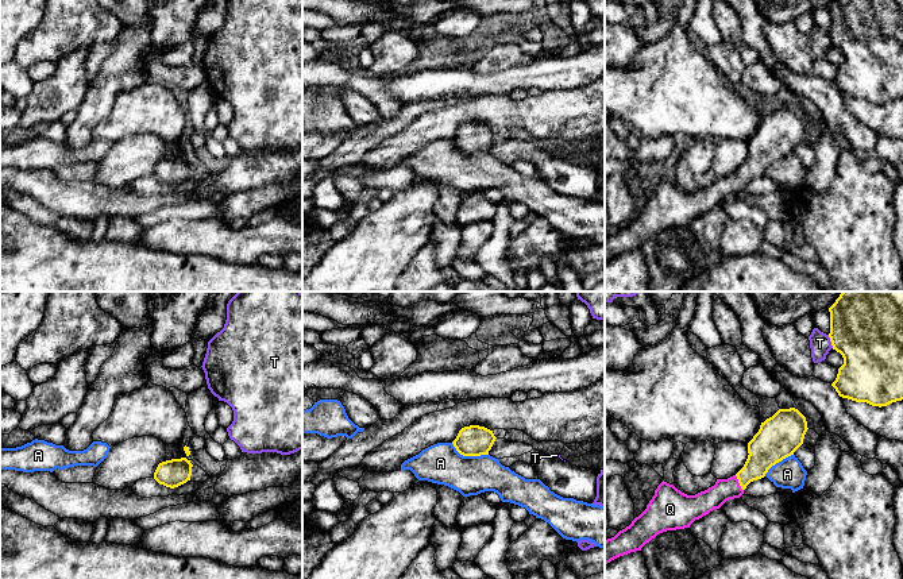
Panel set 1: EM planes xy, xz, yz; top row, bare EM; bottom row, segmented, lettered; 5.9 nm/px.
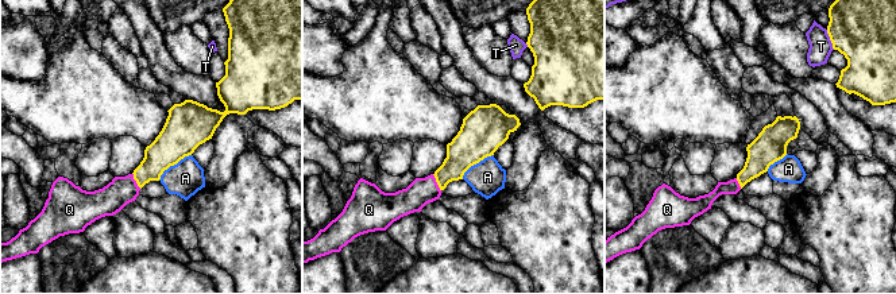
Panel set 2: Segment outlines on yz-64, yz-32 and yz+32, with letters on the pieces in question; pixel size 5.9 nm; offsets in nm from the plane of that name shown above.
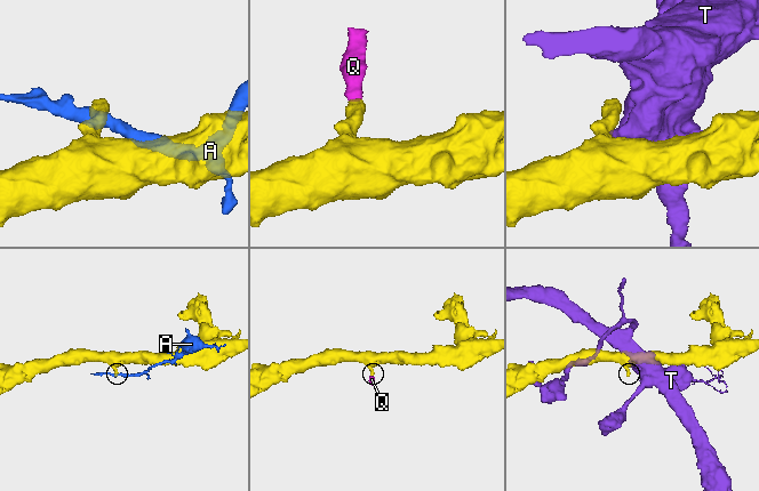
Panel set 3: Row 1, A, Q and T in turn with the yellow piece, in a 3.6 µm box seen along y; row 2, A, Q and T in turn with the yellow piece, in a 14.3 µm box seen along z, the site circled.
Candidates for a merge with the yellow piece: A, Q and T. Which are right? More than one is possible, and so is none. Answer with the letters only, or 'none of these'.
Q

